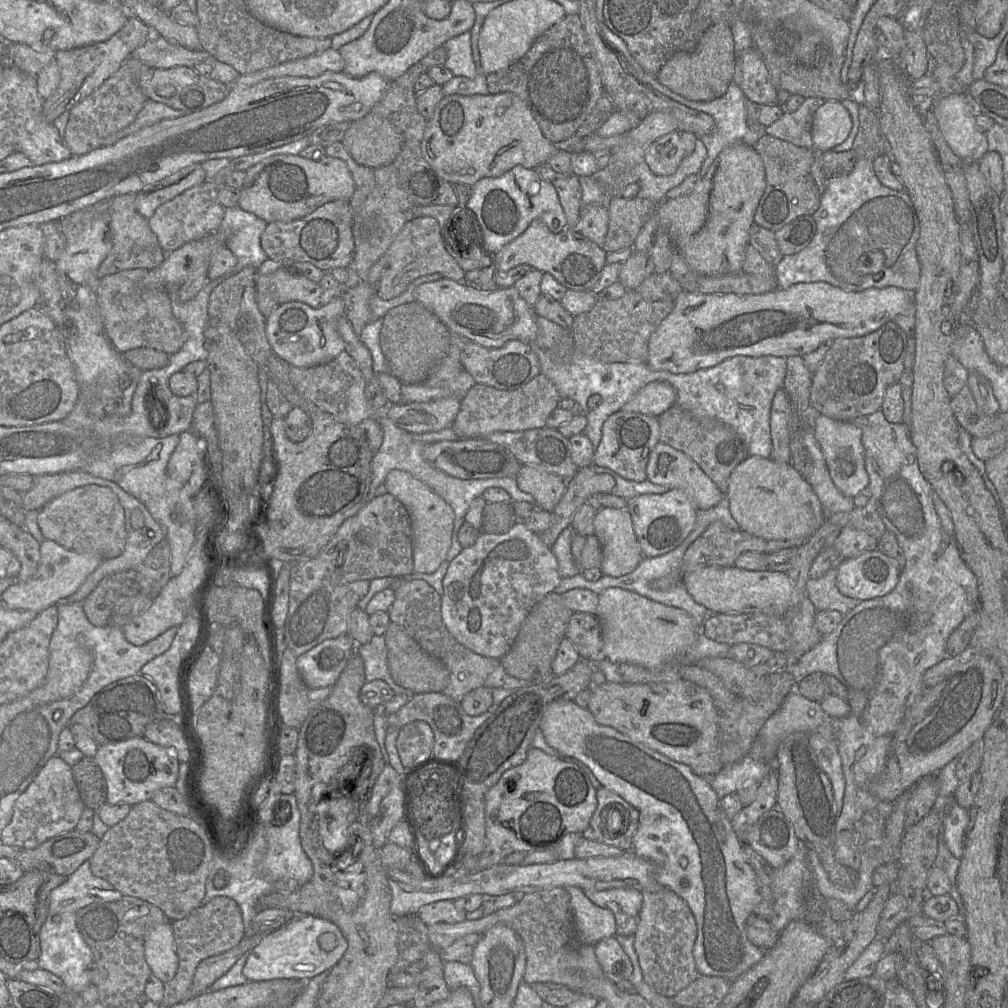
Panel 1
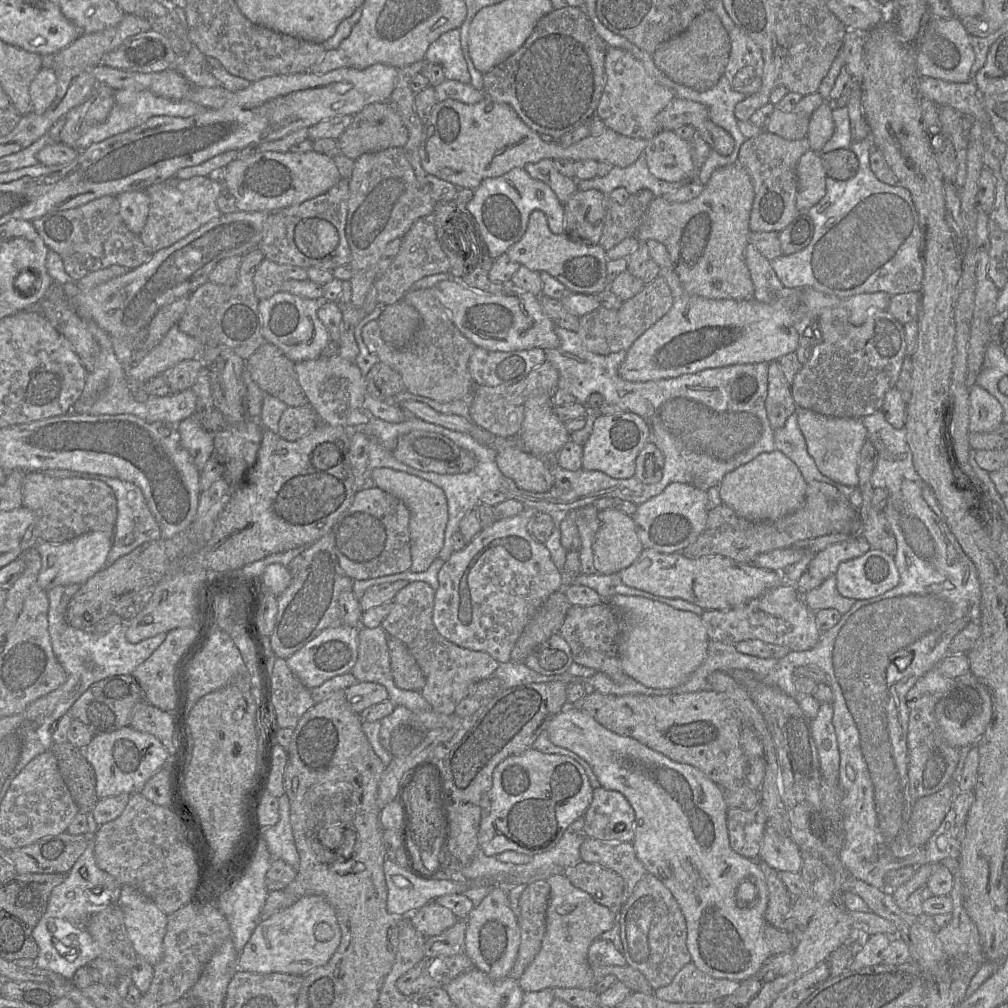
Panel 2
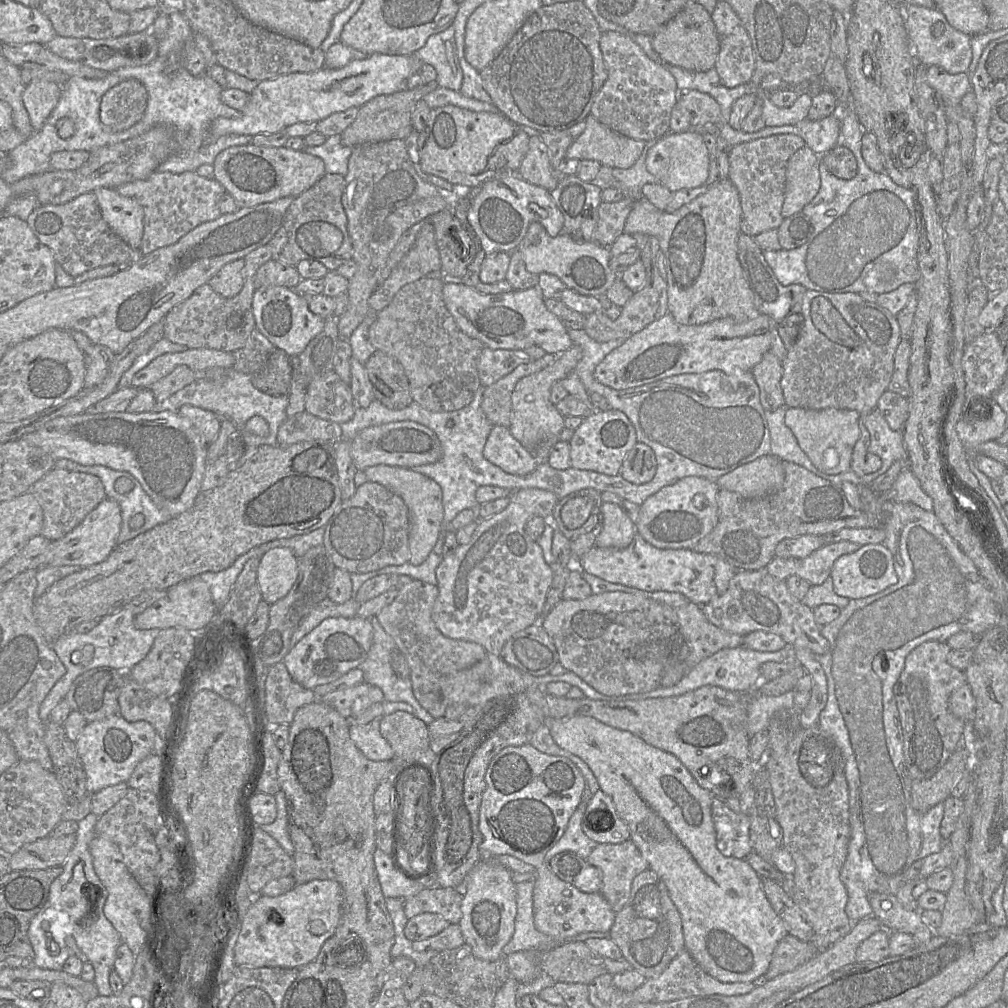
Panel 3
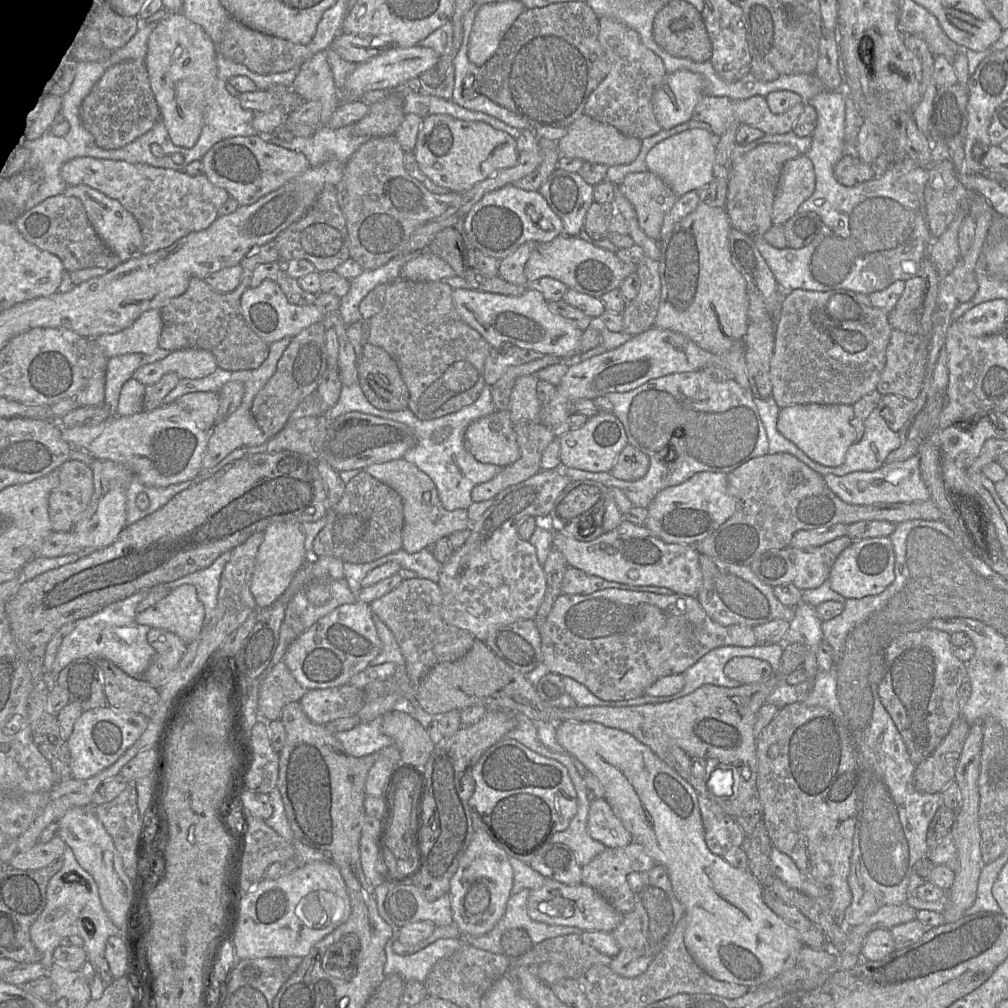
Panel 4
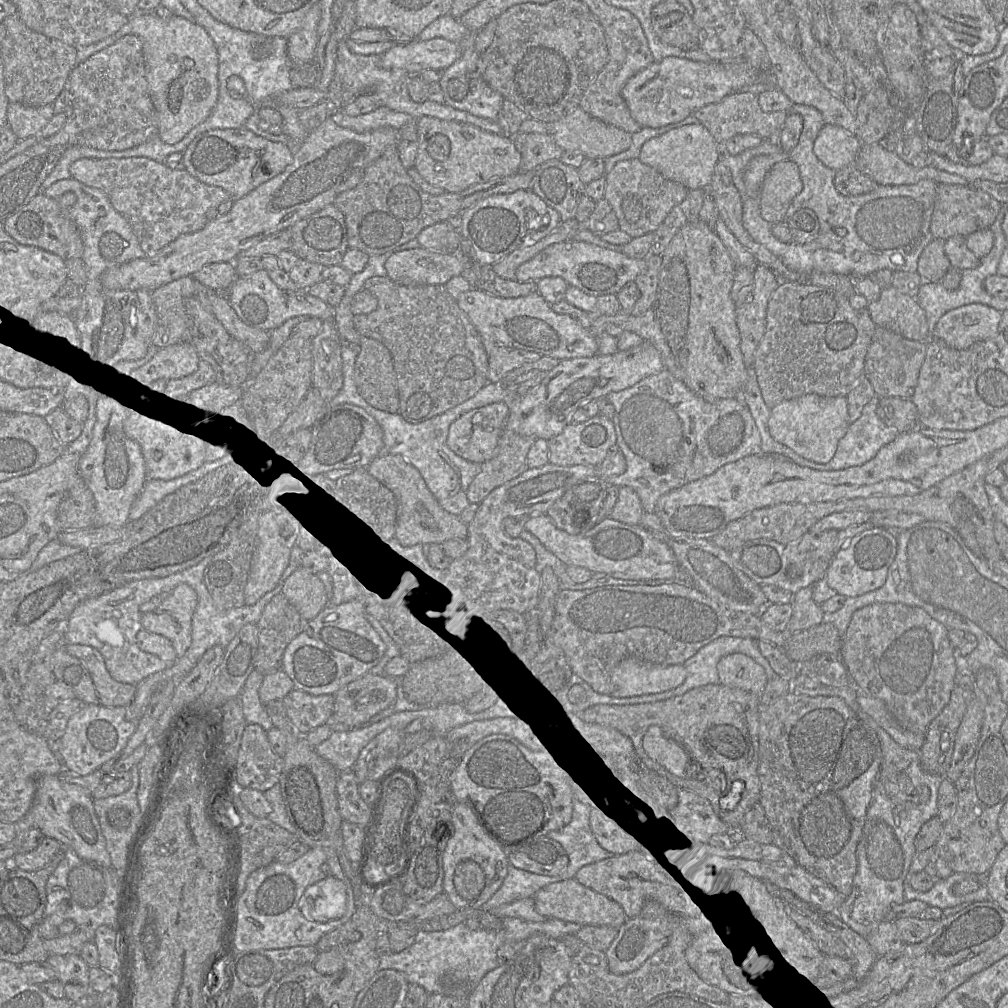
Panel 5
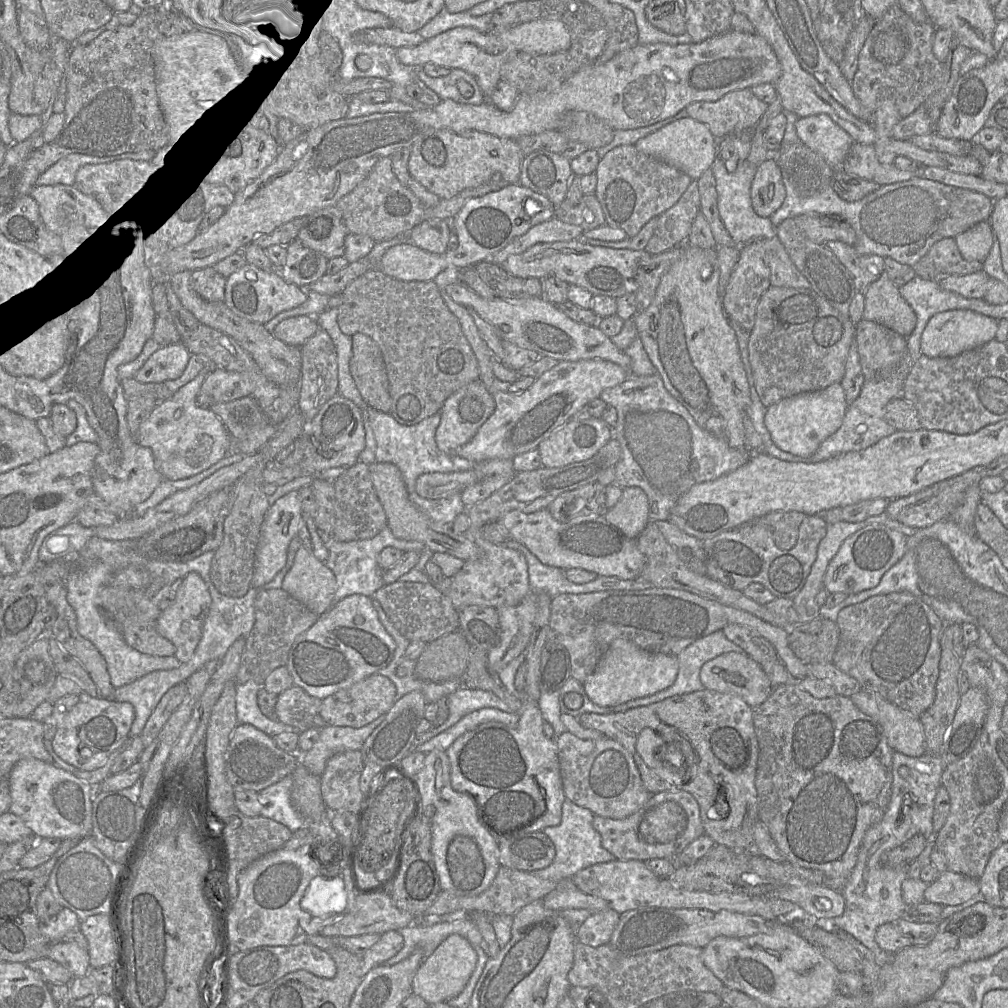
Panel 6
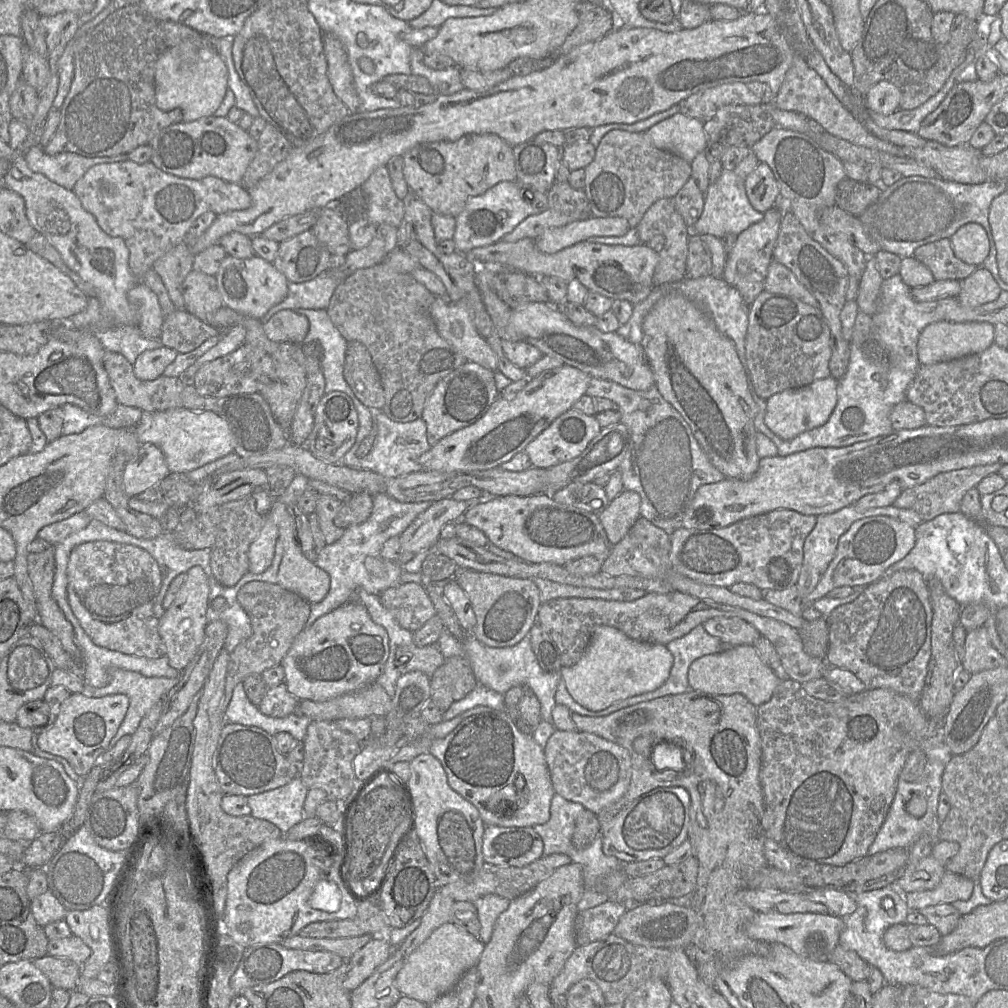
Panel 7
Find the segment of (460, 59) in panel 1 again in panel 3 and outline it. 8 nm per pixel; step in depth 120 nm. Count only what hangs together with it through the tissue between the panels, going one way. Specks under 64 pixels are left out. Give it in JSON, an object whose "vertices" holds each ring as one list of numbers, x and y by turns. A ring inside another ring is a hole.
{"vertices":[[451,25,441,32,431,35,425,45,414,55,421,63,435,68,436,82,439,87,459,91,463,71,457,57,454,33,454,26]]}

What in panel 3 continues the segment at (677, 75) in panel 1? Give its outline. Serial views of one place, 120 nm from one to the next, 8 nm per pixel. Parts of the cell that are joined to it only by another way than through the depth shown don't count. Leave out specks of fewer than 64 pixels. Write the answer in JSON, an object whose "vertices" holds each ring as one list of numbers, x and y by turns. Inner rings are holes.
{"vertices":[[698,2,687,4,652,36,653,49,666,62,687,70,704,72,714,68,720,45,711,14]]}

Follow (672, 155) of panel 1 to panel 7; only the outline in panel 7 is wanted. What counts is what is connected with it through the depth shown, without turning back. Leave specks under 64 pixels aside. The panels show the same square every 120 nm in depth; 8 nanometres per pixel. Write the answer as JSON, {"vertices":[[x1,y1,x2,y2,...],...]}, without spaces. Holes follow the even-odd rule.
{"vertices":[[681,112,653,125,644,133,647,141,656,148,677,155,689,163,705,151,707,144,703,122]]}

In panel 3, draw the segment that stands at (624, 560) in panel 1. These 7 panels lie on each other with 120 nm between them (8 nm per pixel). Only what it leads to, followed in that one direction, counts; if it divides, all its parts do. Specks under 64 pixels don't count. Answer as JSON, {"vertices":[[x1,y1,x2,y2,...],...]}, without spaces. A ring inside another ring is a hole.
{"vertices":[[604,502,601,513,603,528,596,539,595,546,617,549,627,547,638,533,635,523,619,505,614,503]]}

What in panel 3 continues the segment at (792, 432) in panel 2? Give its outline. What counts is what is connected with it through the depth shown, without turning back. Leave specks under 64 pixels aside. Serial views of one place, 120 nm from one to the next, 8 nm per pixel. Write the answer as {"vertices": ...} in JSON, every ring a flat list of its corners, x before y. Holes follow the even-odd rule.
{"vertices":[[781,406,776,410,765,411,765,417,770,431,770,447,773,456,782,461,793,462,822,479,829,479,818,474,818,470,812,467,812,462,799,447,796,437,785,424,785,413,789,407]]}

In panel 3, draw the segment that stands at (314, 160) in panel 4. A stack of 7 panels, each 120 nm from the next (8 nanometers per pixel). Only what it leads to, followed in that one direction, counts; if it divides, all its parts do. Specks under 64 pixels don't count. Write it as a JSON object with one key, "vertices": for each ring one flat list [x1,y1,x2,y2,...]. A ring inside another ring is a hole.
{"vertices":[[341,135,327,137,320,146,306,146,303,151,321,158,327,174,345,176,348,171,348,161,354,147,341,143]]}

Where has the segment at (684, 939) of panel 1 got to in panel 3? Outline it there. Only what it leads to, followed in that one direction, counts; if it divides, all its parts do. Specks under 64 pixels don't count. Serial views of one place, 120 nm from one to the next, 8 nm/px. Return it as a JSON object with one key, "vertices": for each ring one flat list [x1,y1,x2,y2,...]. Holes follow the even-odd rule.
{"vertices":[[650,868,633,879,629,900,623,909,616,913,609,933,610,938,620,949,622,957,646,979,658,977,677,954,686,949,680,913,669,895,665,883]]}

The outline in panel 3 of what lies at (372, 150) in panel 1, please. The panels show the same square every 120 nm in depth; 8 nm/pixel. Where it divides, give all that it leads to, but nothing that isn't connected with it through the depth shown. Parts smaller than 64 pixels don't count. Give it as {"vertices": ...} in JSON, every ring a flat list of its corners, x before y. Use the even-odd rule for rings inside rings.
{"vertices":[[433,81,414,89,404,87,393,94,379,95,372,98,359,108,354,122,341,134,341,143,345,146,356,147,361,144,393,139,404,140,413,130,411,114,417,101,438,87,437,82]]}

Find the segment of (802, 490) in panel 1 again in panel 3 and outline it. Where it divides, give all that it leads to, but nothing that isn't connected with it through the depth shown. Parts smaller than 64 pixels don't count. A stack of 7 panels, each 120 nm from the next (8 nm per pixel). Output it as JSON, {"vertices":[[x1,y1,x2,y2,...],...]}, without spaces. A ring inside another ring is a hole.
{"vertices":[[772,454,741,465,719,477,716,483,720,489,739,494,746,499,759,498,779,490,785,479,782,460]]}

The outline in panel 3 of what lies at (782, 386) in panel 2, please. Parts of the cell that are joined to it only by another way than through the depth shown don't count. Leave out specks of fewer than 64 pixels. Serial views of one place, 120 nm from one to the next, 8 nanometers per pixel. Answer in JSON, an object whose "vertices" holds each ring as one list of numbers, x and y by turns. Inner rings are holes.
{"vertices":[[772,351,751,370,760,391,760,402,765,411,776,410,785,405,781,388,782,363]]}

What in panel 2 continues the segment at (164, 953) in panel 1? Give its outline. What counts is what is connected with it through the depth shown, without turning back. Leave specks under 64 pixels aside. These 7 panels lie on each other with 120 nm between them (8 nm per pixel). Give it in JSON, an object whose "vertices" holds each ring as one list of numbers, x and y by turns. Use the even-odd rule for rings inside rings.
{"vertices":[[120,886,119,906,124,912,124,924,139,957,156,965,163,955,163,939,166,933,167,915,147,896,129,886]]}

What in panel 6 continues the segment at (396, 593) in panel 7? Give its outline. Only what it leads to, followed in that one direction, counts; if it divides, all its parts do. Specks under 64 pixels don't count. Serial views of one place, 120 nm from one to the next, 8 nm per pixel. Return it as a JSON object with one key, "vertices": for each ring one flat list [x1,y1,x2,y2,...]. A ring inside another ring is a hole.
{"vertices":[[396,581,385,584,372,595,379,602,395,629,409,641,426,644,459,630,458,610,447,595,436,589,430,582]]}

